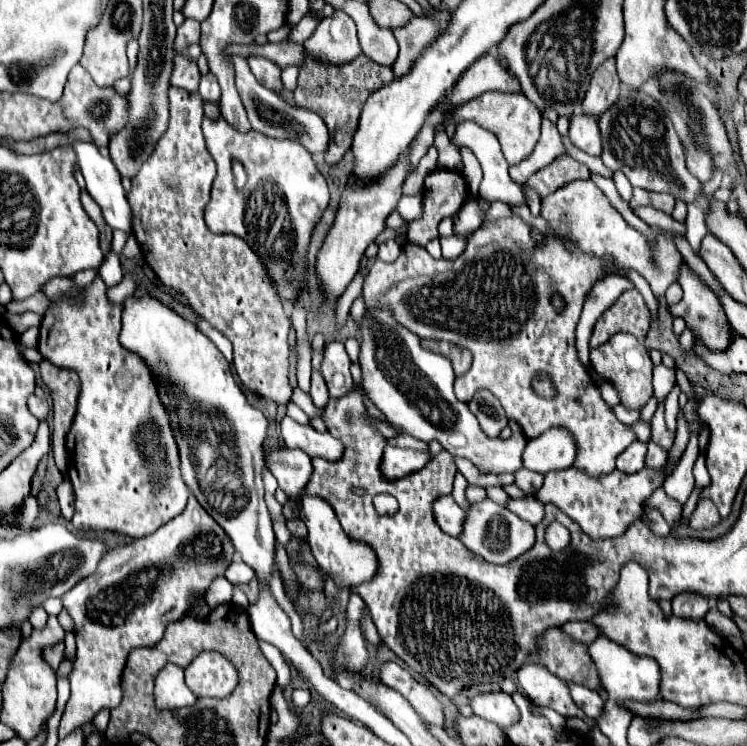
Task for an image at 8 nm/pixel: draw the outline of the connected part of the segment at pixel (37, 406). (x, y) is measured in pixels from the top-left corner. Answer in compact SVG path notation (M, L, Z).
M34 396L28 400L28 408L40 422L46 422L50 416L50 400L42 400L42 398Z

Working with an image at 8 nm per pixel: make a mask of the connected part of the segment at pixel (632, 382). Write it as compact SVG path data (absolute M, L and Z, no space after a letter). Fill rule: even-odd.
M626 332L614 334L608 342L590 350L590 362L600 376L610 380L620 390L622 404L626 404L628 408L642 408L652 396L652 368L654 366L648 356L646 346L636 336L626 334Z

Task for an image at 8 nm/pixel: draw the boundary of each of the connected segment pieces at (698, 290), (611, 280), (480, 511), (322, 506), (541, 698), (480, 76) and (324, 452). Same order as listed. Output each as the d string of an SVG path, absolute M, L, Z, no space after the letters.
M688 266L682 268L678 278L684 298L678 304L668 306L672 316L682 316L686 324L694 330L694 336L700 338L712 350L728 348L728 320L716 294L702 284L702 280L690 272Z
M606 276L604 282L596 282L594 288L588 292L582 314L580 314L580 322L576 328L576 346L578 346L578 358L580 362L588 368L588 342L590 342L590 334L592 328L598 320L598 316L624 292L624 290L632 290L634 282L630 278L624 276Z
M482 500L472 504L466 522L464 522L464 536L460 538L466 548L476 552L478 556L484 556L492 564L506 564L528 552L536 542L536 530L530 522L518 518L514 512L510 512L504 506L494 504L492 500Z
M302 488L296 502L298 502L298 508L300 508L300 520L304 520L306 526L308 526L308 544L312 548L312 554L314 554L318 566L324 572L332 574L336 584L346 586L346 588L350 588L354 584L360 584L360 582L368 582L370 576L374 576L374 572L376 572L374 552L366 544L352 542L344 534L344 530L342 530L342 526L336 518L334 508L324 498L320 498L316 494L310 494L306 488Z
M524 664L524 668L520 668L520 672L518 672L518 686L520 686L522 692L528 694L528 698L530 698L536 706L548 706L548 708L560 712L560 714L566 716L566 718L568 718L568 716L580 716L580 718L584 718L584 716L580 714L580 708L576 708L576 704L574 704L572 698L570 698L568 684L566 684L562 678L554 676L546 666L540 666L540 664Z
M494 54L480 56L472 66L468 66L466 72L462 72L458 84L450 94L450 100L452 104L460 106L488 90L522 94L520 80L508 68L504 68Z
M284 416L280 422L280 434L288 448L300 448L308 452L312 458L320 456L324 460L336 462L344 456L344 444L336 440L332 434L316 432L310 426L302 426L290 416Z

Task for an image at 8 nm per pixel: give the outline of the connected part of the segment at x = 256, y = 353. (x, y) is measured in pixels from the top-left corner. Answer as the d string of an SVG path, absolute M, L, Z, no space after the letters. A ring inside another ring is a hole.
M172 86L168 90L172 120L168 132L156 144L154 154L142 164L140 172L134 176L134 186L128 192L128 202L132 208L132 234L140 244L146 264L156 272L156 276L178 288L188 300L190 306L220 330L234 348L234 368L240 382L258 392L264 398L272 398L278 404L288 402L292 388L288 384L288 330L290 320L284 314L280 296L264 268L260 256L238 236L234 234L214 234L208 230L204 220L204 208L210 202L210 188L216 176L216 164L204 146L204 136L200 122L204 116L204 104L198 92L186 92L184 88Z

